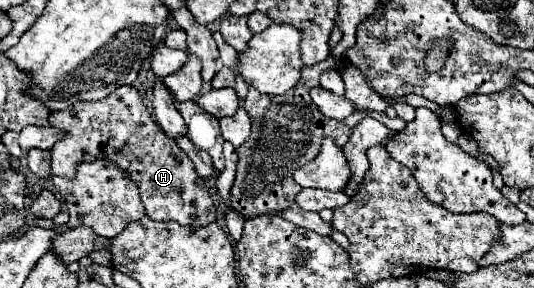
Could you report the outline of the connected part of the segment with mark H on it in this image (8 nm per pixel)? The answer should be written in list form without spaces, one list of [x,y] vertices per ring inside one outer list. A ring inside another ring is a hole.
[[[122,85],[100,101],[80,101],[64,111],[50,113],[48,121],[52,127],[66,131],[66,137],[50,149],[52,175],[74,177],[82,161],[106,157],[114,165],[120,165],[130,181],[138,185],[142,205],[150,219],[176,221],[188,227],[204,227],[216,221],[212,197],[204,181],[198,179],[192,161],[174,139],[162,133],[132,85]]]

